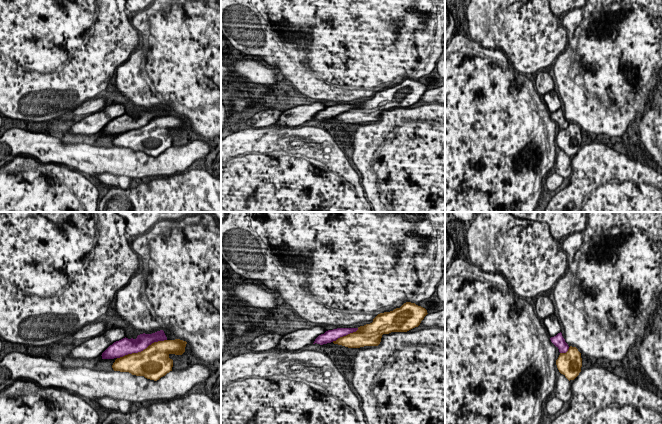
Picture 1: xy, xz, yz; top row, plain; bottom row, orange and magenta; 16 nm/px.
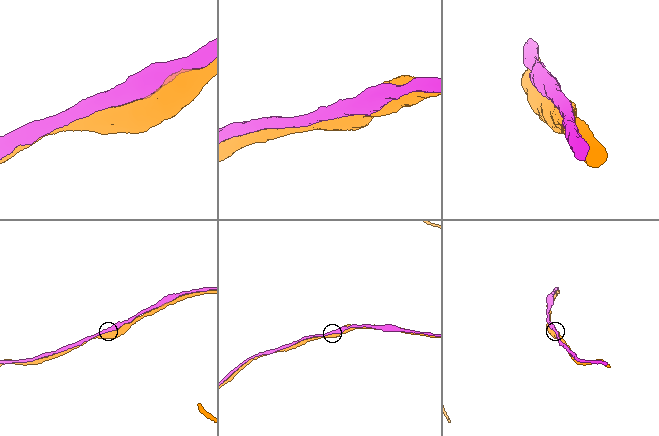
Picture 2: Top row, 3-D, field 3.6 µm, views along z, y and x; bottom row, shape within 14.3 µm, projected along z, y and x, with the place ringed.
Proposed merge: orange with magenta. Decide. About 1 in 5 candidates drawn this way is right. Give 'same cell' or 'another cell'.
another cell

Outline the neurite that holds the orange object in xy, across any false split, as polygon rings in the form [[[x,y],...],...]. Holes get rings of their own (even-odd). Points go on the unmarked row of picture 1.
[[[180,115],[154,118],[141,128],[117,134],[112,144],[114,147],[129,148],[157,157],[172,147],[173,136],[169,131],[182,131],[186,120]]]

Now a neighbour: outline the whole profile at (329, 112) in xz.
[[[337,104],[328,106],[324,110],[319,111],[313,120],[317,119],[320,121],[331,119],[336,117],[338,114],[346,112],[350,109],[356,108],[358,104]]]

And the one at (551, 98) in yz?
[[[555,90],[544,94],[543,97],[550,114],[556,112],[558,109],[561,108],[561,102]]]

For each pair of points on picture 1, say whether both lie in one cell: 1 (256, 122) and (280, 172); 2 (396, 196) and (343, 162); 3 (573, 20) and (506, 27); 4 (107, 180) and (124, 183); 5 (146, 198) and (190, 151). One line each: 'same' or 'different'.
1: different
2: different
3: different
4: same
5: different

